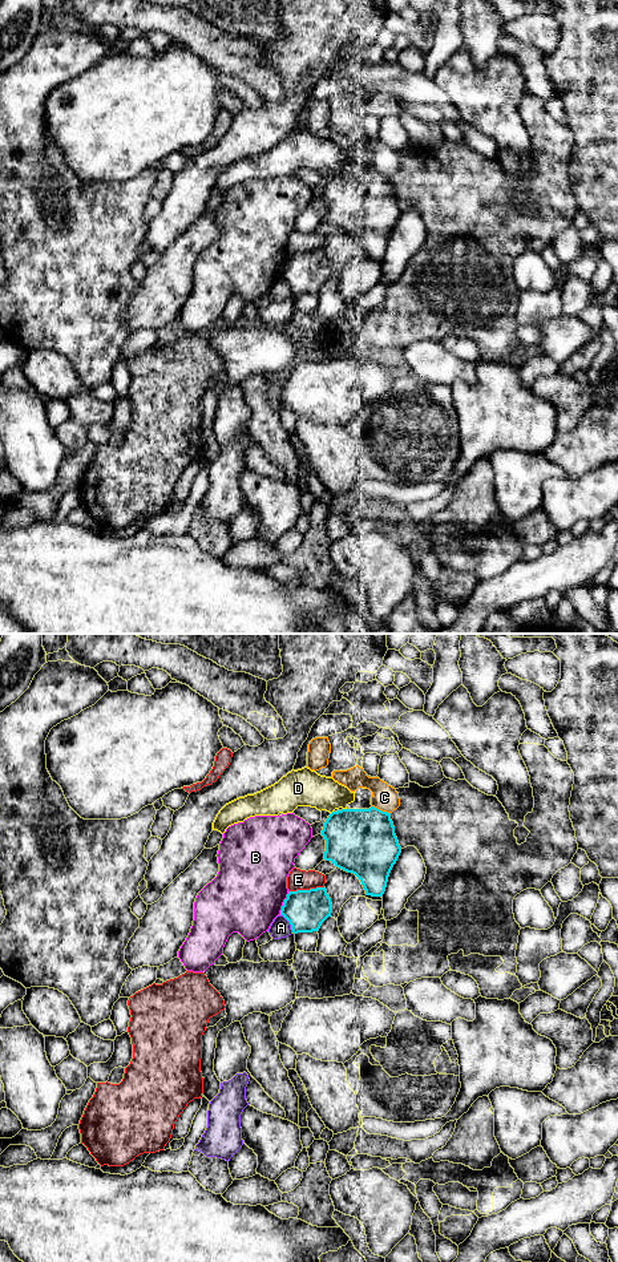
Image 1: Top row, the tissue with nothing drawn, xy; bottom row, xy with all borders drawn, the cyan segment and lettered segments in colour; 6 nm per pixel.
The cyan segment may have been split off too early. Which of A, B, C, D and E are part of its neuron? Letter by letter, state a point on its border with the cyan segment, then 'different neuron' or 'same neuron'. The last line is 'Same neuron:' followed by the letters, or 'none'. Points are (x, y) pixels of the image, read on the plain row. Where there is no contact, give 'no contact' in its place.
A: contact xy (290, 286); different neuron
B: contact xy (283, 266); different neuron
C: contact xy (382, 173); different neuron
D: contact xy (344, 172); different neuron
E: contact xy (306, 253); different neuron
Same neuron: none

